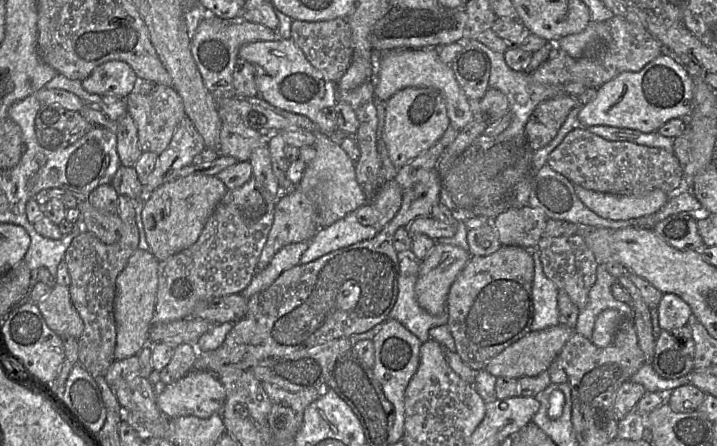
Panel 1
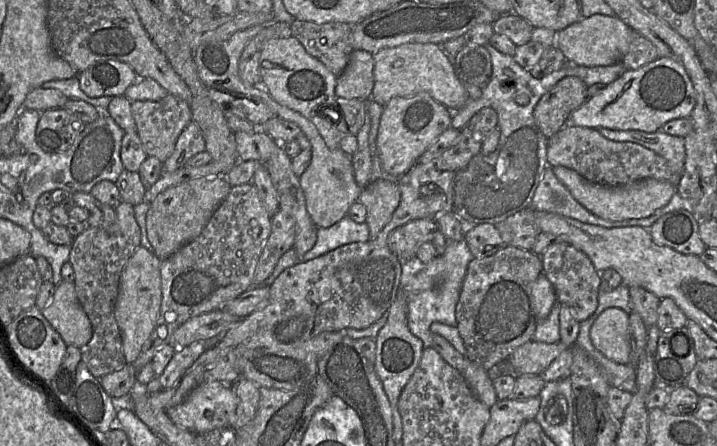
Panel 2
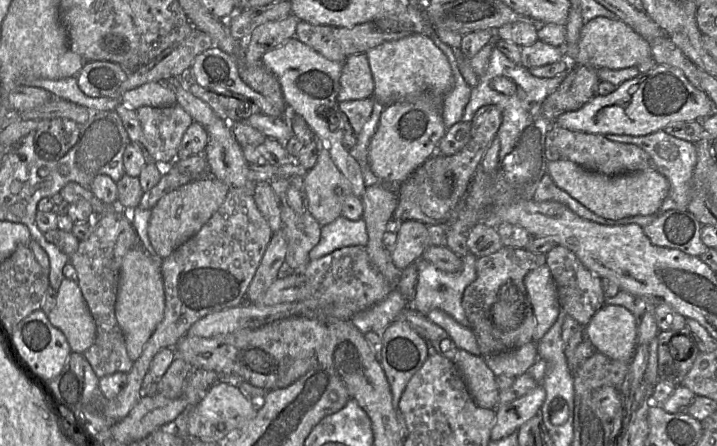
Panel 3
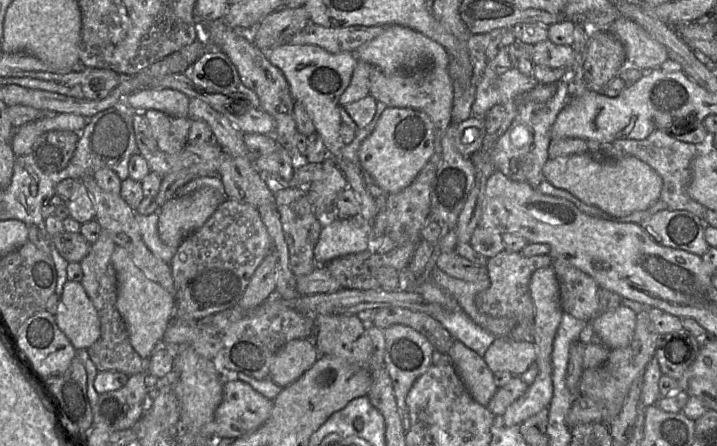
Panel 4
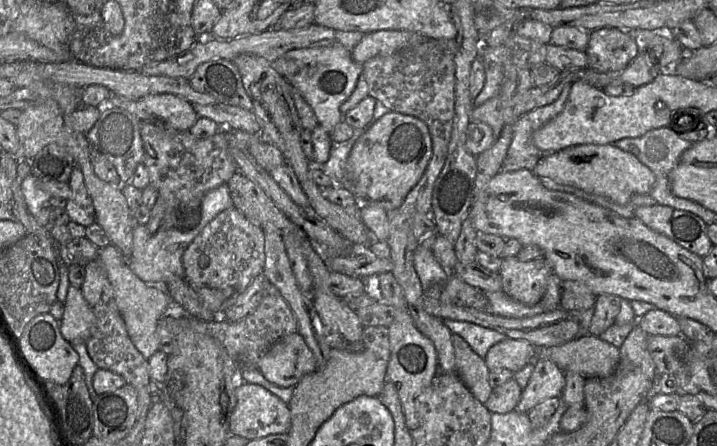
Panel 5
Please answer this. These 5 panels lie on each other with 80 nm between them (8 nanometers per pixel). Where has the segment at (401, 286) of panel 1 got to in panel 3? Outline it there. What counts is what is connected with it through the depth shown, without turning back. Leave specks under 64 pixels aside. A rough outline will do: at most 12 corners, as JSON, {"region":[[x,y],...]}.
{"region":[[470,252],[456,273],[422,258],[410,307],[425,316],[434,309],[470,327],[462,307],[476,279]]}

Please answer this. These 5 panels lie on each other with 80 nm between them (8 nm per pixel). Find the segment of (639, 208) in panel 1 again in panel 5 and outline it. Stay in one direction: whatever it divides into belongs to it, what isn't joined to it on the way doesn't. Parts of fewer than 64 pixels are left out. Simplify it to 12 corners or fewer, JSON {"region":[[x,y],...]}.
{"region":[[613,144],[545,153],[534,173],[622,205],[655,174]]}

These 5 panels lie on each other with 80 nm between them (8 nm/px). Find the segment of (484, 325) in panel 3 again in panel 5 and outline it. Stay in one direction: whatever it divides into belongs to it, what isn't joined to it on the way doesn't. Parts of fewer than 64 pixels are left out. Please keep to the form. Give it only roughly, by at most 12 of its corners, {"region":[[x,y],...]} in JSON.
{"region":[[544,256],[504,257],[502,291],[528,306],[541,301],[552,274]]}

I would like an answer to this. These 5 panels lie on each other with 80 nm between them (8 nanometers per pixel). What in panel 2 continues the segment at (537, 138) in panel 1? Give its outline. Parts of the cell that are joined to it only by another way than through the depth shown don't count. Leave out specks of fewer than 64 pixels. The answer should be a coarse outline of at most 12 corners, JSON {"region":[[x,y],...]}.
{"region":[[579,77],[541,97],[533,116],[547,139],[586,102]]}

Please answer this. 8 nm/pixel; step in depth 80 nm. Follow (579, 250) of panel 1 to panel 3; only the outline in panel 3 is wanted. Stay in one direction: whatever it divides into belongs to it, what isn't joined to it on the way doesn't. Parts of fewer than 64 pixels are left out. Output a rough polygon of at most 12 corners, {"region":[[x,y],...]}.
{"region":[[561,245],[546,254],[561,310],[585,328],[602,279]]}

